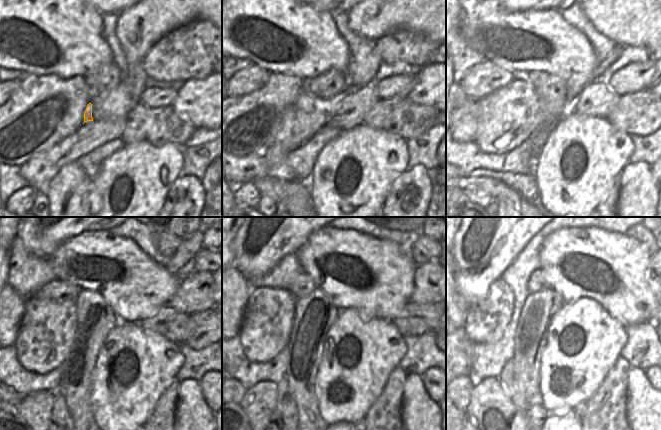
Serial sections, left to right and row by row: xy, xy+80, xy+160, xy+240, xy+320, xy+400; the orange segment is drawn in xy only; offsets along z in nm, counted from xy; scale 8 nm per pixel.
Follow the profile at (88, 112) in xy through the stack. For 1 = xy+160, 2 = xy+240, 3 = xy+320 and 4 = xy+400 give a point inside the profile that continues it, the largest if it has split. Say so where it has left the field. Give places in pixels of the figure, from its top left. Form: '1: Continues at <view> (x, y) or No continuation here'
1: Continues at xy+160 (507, 117)
2: Continues at xy+240 (47, 330)
3: Continues at xy+320 (268, 318)
4: Continues at xy+400 (486, 321)

